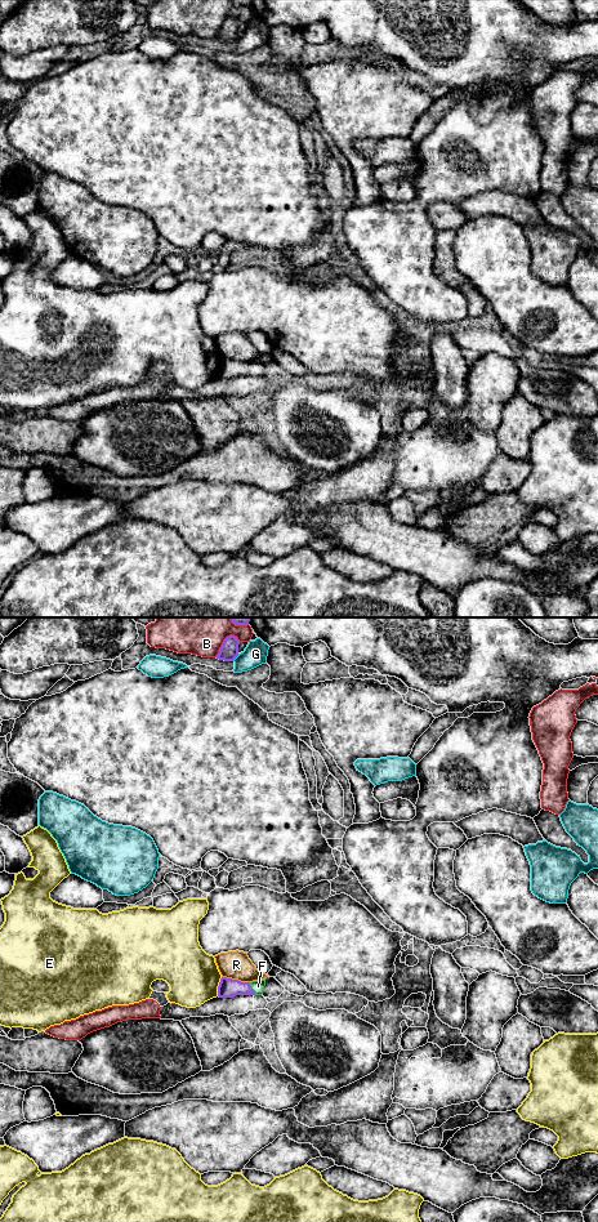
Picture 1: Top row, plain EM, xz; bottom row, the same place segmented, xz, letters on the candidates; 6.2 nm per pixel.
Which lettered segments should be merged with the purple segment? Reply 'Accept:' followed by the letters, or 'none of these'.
Accept: F

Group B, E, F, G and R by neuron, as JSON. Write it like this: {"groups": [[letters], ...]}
{"groups": [["B"], ["E"], ["F"], ["G"], ["R"]]}

